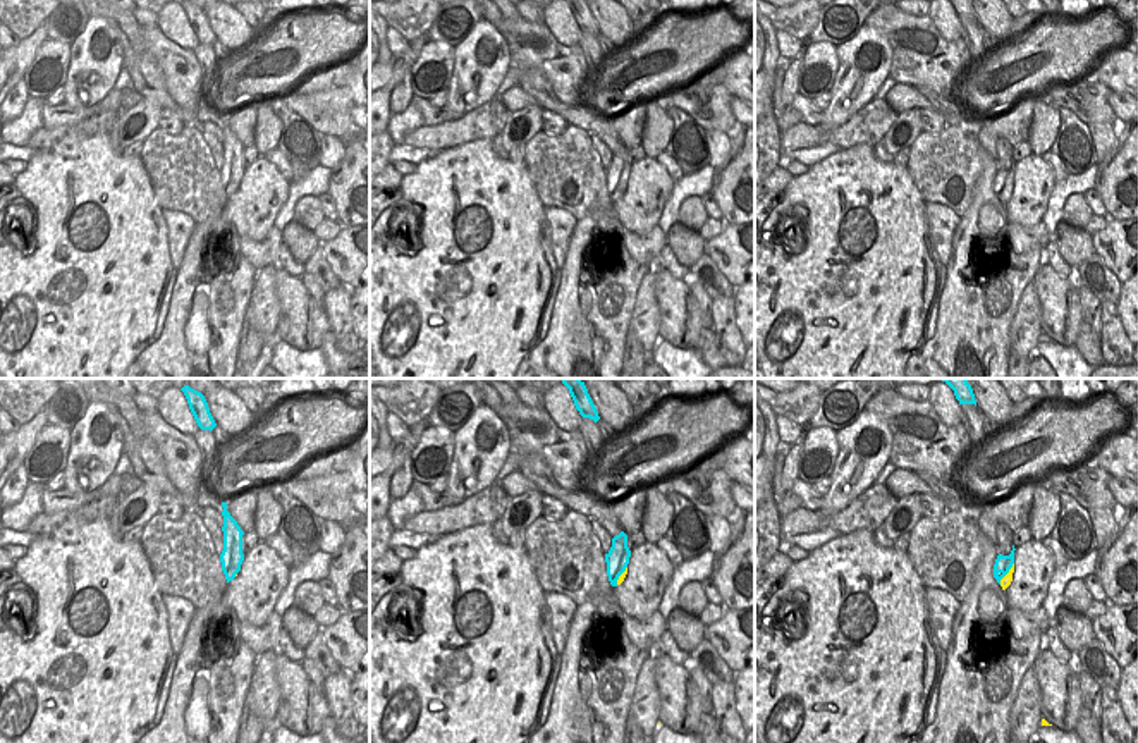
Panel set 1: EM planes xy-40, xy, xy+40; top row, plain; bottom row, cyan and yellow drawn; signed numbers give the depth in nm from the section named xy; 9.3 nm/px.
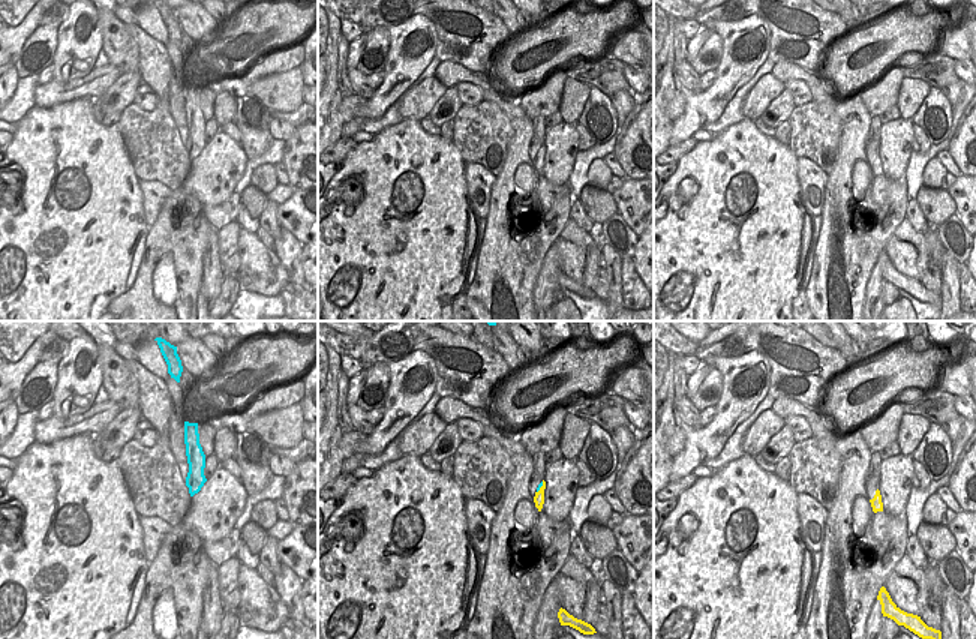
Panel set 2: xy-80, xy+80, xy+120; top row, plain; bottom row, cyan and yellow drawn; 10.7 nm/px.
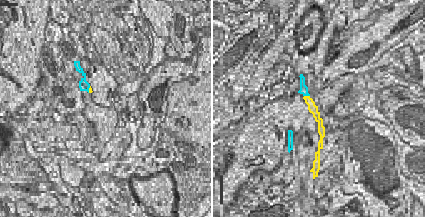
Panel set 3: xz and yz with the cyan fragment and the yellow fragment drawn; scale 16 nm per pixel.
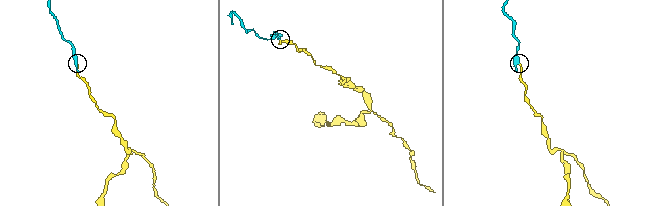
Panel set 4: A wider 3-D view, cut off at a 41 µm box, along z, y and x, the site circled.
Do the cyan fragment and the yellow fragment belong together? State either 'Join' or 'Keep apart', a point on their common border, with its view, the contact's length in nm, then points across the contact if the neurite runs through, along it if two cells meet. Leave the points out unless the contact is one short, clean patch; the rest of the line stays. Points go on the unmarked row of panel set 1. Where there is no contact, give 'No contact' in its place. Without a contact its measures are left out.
Keep apart. Touches cyan at xy+40 (1008, 186). Shared border 240 nm. Boundary: xy+40 (1013, 178), (999, 198).

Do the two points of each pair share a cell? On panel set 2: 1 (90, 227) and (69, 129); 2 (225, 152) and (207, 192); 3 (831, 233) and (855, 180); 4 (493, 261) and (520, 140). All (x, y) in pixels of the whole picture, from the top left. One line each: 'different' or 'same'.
1: same
2: same
3: same
4: same

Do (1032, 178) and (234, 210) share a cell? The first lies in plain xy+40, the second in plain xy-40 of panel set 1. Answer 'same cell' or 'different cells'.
same cell

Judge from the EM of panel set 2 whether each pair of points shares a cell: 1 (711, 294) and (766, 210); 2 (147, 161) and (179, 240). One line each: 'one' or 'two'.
1: one
2: two

